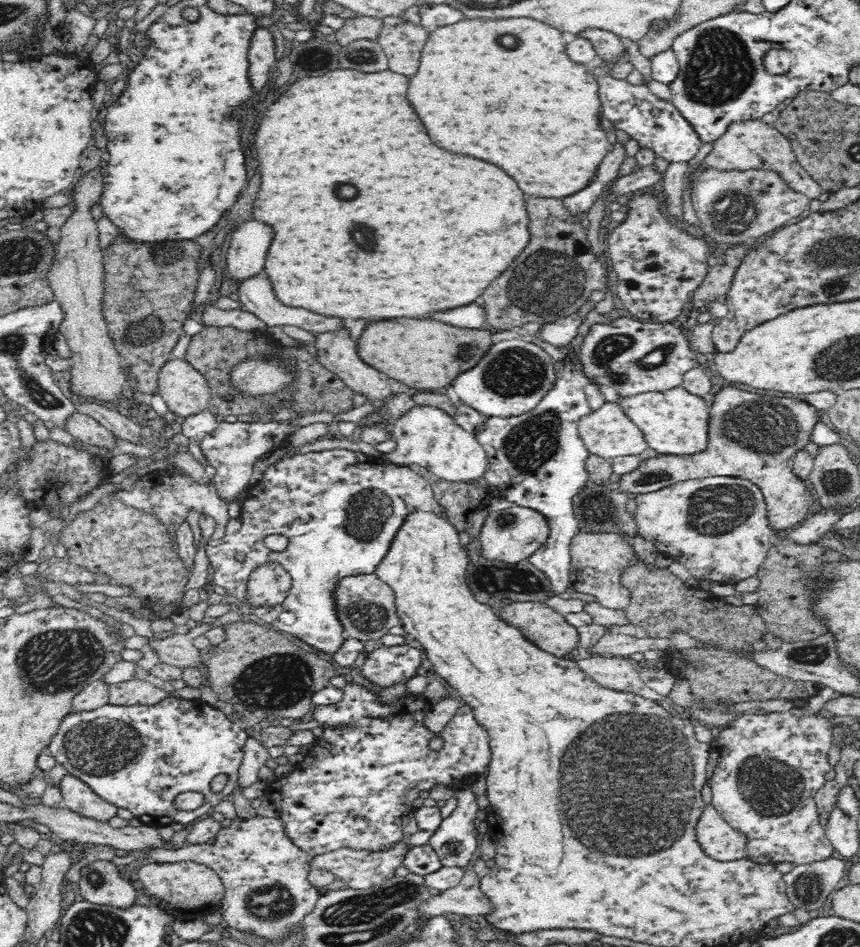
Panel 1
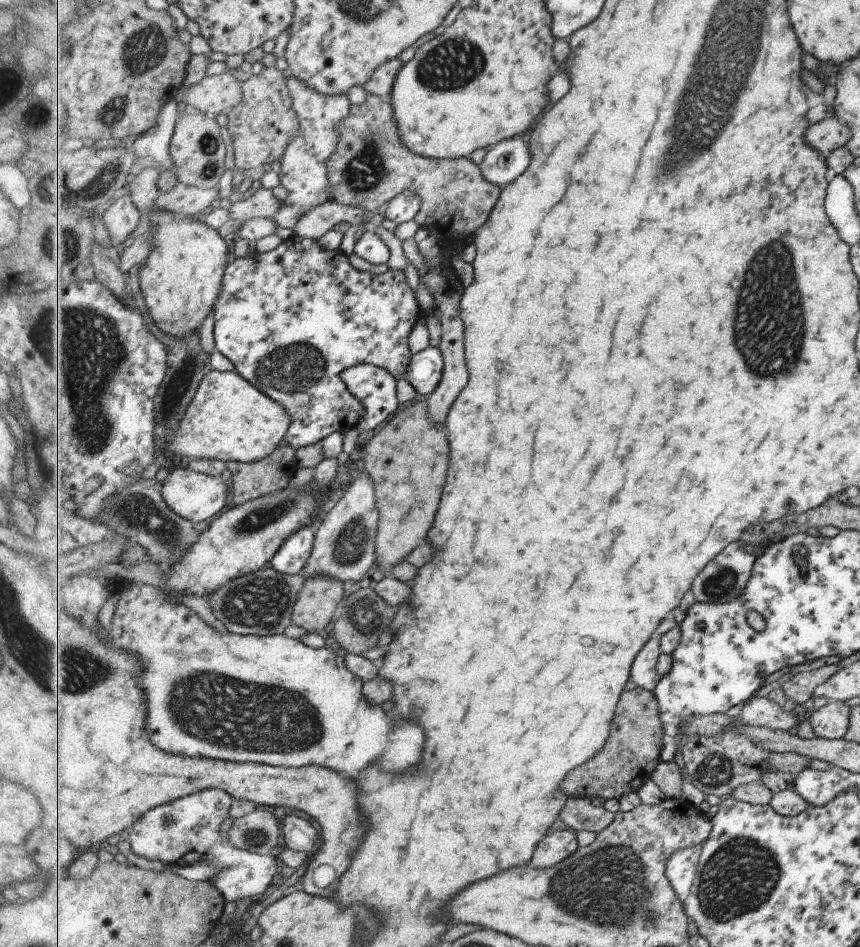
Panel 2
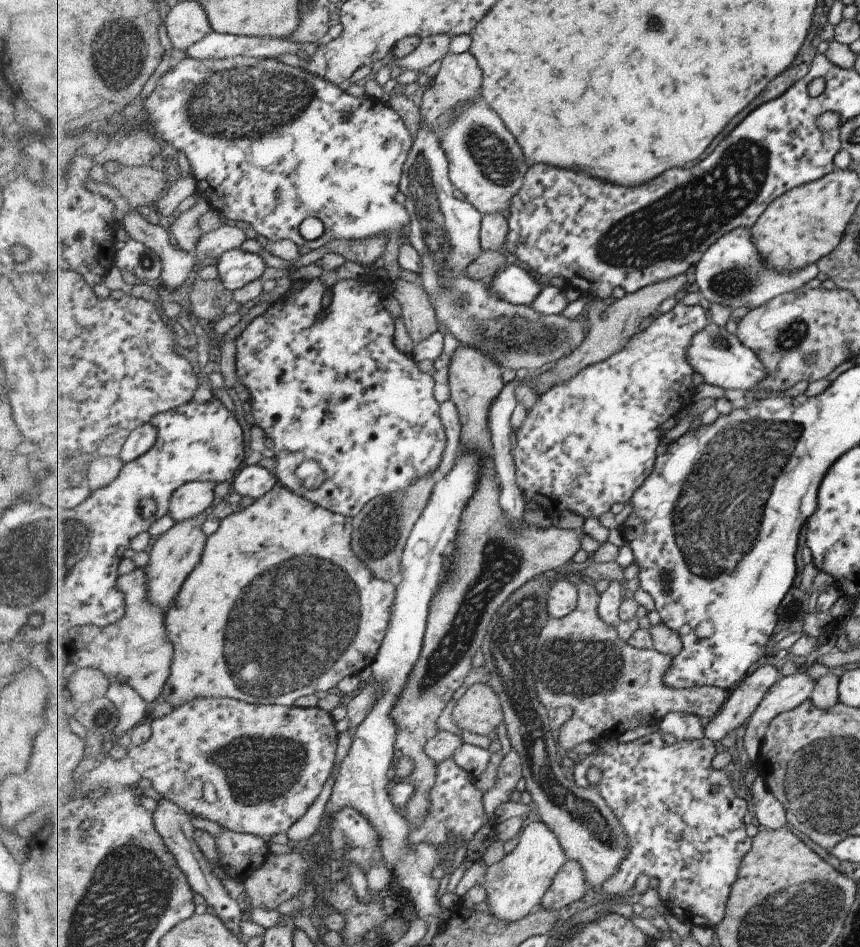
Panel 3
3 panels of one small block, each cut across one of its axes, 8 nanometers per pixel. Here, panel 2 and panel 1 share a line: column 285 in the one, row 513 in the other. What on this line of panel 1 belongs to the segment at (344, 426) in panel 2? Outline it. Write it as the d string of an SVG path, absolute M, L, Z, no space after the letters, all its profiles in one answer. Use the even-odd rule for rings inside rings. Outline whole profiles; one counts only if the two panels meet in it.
M345 449L298 453L290 458L281 458L266 469L262 479L249 493L250 497L242 502L242 510L238 515L241 519L239 531L233 535L224 535L224 538L218 540L210 540L205 548L214 570L211 580L214 585L224 587L241 601L248 576L254 568L266 565L269 561L282 565L292 579L288 598L275 607L256 607L253 610L245 606L246 613L252 612L264 622L272 623L278 631L294 635L308 646L330 656L342 649L347 640L343 621L338 615L338 598L335 598L335 592L342 580L375 572L386 557L392 538L396 536L408 512L413 509L427 509L444 513L430 483L407 465L397 465L382 458ZM270 534L282 534L288 538L284 552L272 553L272 550L266 548L264 538ZM239 553L246 555L244 561L236 559Z

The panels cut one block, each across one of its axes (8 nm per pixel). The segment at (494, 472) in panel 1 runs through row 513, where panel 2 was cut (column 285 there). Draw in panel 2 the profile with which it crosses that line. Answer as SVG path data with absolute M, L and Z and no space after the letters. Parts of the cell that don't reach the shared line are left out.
M309 526L303 528L301 532L295 532L295 536L291 536L283 544L283 548L279 550L278 555L271 560L270 564L284 575L301 575L314 551L316 538L316 532L313 532L313 528Z

